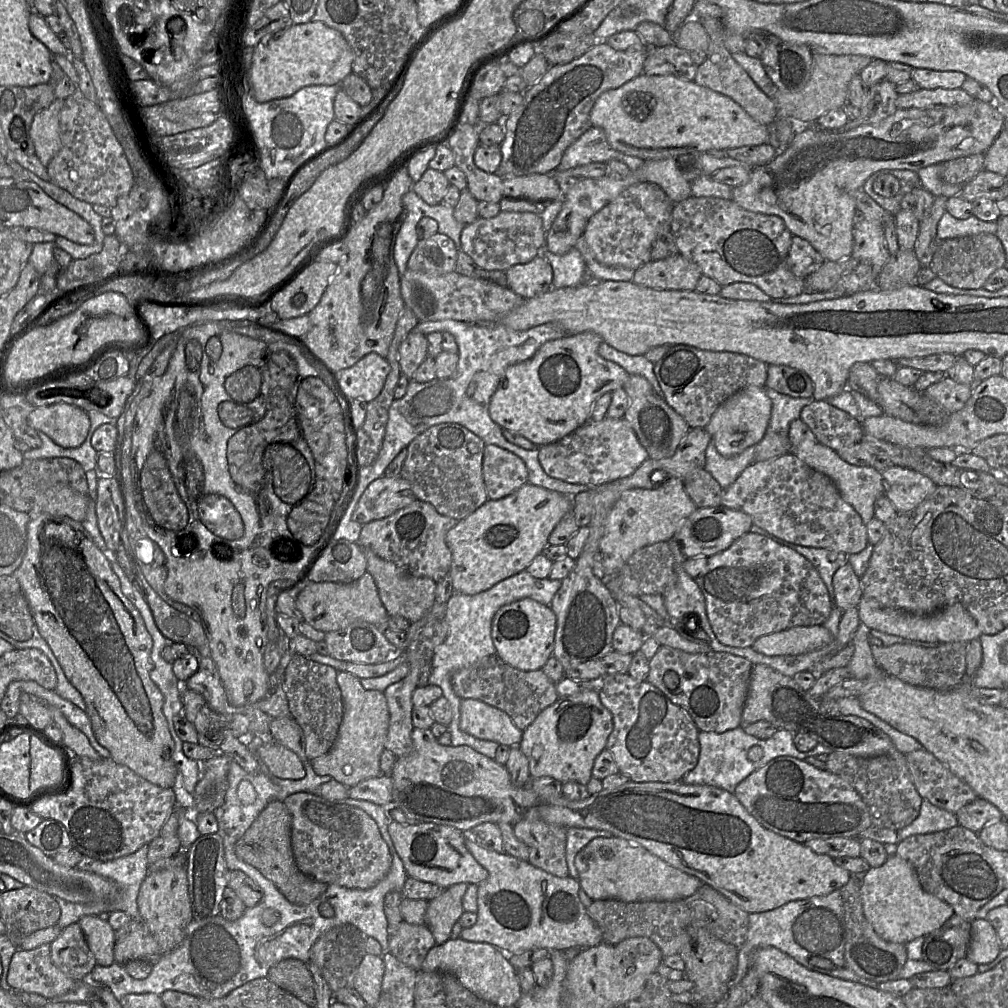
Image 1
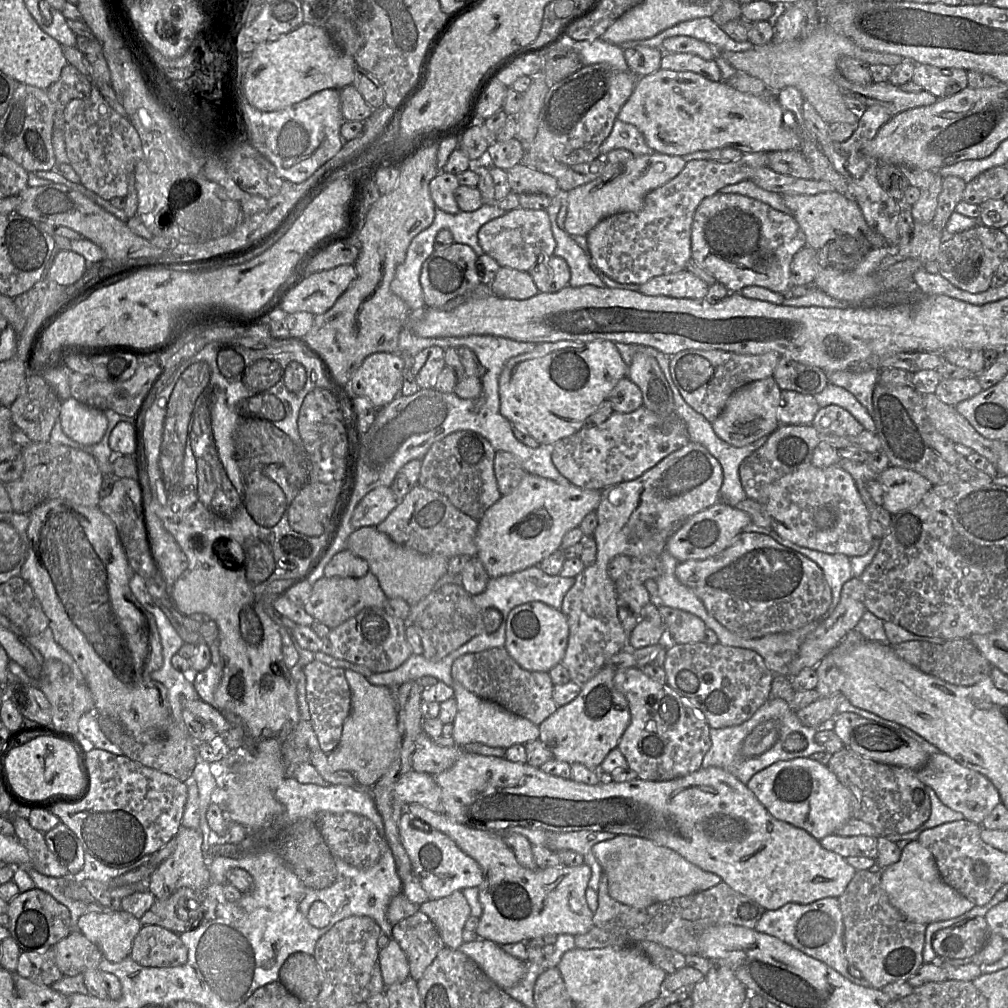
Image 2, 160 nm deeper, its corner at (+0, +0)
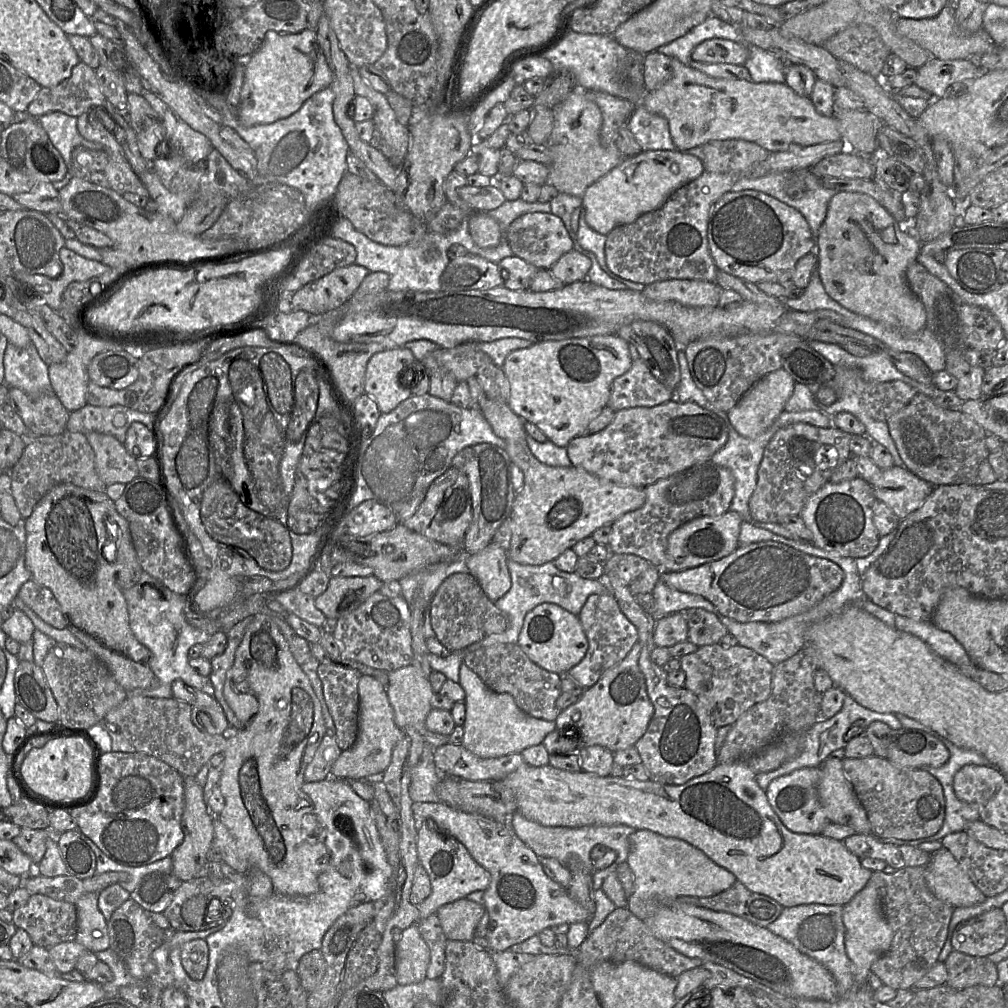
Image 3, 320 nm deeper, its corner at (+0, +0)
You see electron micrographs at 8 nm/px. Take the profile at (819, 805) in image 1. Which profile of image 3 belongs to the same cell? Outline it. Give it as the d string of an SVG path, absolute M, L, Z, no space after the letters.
M802 768L772 780L765 790L771 808L790 831L797 834L819 835L830 824L819 798L820 779L820 769Z

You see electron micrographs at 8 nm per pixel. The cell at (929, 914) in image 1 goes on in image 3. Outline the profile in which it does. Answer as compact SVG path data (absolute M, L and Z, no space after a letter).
M944 847L931 853L930 862L925 866L925 880L938 899L954 908L974 906L986 899Z

